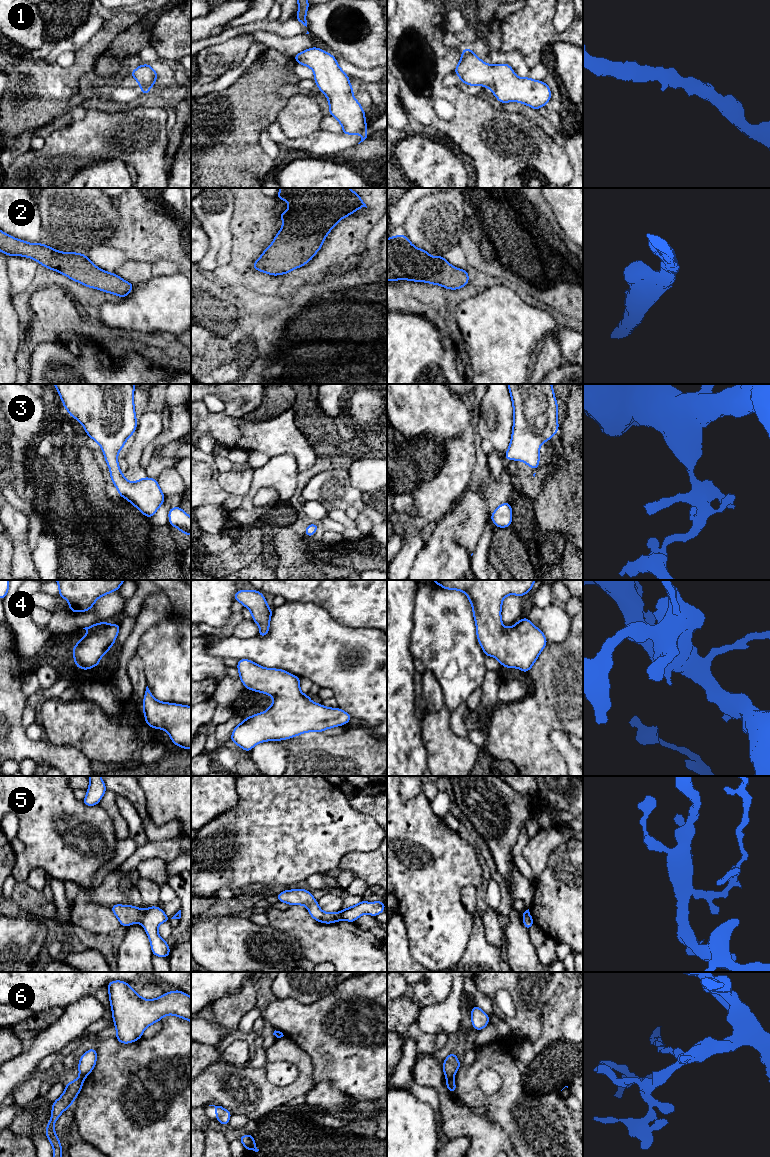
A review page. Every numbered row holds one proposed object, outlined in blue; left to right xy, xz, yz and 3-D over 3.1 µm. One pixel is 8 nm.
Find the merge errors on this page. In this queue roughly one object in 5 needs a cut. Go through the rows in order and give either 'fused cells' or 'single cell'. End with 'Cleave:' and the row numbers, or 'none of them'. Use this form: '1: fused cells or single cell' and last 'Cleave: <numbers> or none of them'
1: single cell
2: single cell
3: single cell
4: single cell
5: fused cells
6: fused cells
Cleave: 5, 6

